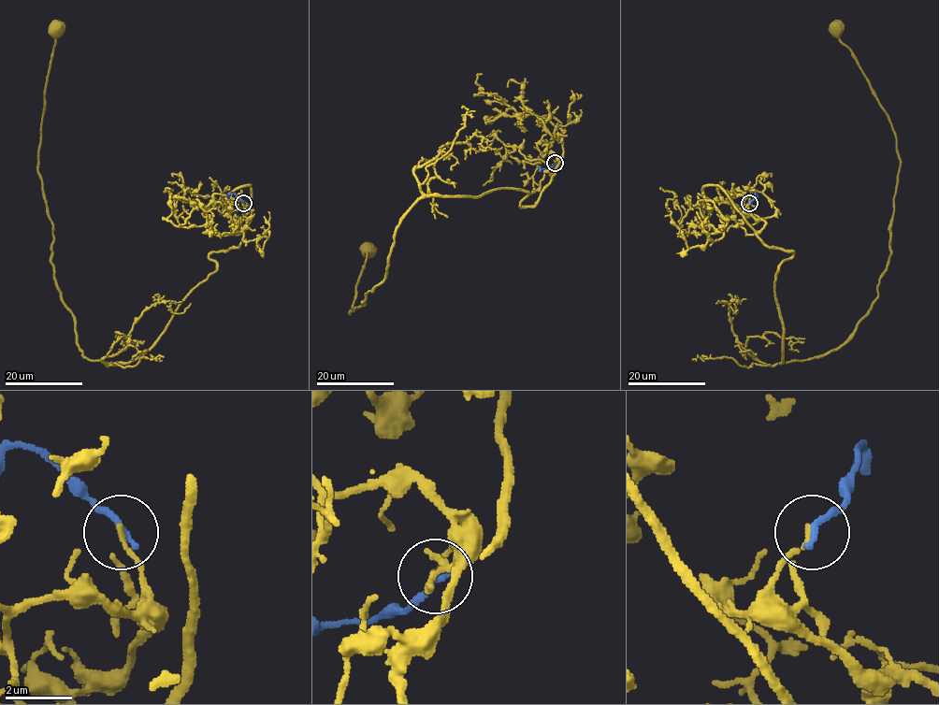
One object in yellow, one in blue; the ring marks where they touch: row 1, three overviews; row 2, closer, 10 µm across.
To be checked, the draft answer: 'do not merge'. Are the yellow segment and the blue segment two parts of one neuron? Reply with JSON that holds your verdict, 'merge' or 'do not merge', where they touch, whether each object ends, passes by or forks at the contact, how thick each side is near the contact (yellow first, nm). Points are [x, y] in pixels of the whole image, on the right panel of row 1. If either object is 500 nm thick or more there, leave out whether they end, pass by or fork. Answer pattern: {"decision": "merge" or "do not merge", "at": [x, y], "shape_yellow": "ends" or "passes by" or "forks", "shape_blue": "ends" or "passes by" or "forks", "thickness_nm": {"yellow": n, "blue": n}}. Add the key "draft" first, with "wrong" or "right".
{"draft": "right", "decision": "do not merge", "at": [749, 203], "shape_yellow": "ends", "shape_blue": "ends", "thickness_nm": {"yellow": 140, "blue": 220}}

